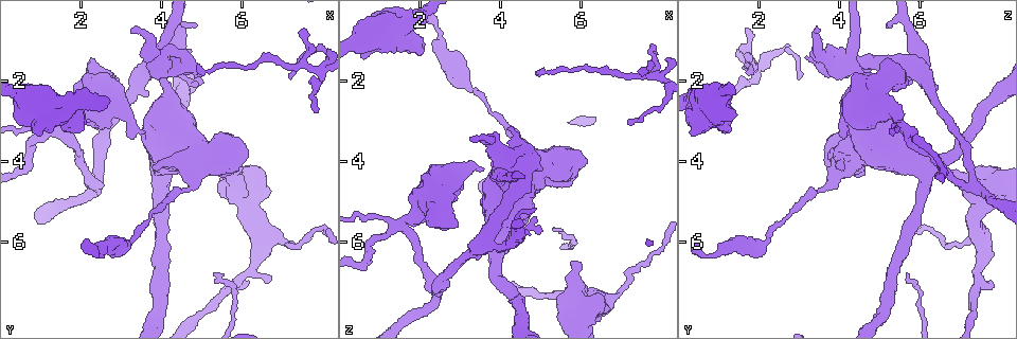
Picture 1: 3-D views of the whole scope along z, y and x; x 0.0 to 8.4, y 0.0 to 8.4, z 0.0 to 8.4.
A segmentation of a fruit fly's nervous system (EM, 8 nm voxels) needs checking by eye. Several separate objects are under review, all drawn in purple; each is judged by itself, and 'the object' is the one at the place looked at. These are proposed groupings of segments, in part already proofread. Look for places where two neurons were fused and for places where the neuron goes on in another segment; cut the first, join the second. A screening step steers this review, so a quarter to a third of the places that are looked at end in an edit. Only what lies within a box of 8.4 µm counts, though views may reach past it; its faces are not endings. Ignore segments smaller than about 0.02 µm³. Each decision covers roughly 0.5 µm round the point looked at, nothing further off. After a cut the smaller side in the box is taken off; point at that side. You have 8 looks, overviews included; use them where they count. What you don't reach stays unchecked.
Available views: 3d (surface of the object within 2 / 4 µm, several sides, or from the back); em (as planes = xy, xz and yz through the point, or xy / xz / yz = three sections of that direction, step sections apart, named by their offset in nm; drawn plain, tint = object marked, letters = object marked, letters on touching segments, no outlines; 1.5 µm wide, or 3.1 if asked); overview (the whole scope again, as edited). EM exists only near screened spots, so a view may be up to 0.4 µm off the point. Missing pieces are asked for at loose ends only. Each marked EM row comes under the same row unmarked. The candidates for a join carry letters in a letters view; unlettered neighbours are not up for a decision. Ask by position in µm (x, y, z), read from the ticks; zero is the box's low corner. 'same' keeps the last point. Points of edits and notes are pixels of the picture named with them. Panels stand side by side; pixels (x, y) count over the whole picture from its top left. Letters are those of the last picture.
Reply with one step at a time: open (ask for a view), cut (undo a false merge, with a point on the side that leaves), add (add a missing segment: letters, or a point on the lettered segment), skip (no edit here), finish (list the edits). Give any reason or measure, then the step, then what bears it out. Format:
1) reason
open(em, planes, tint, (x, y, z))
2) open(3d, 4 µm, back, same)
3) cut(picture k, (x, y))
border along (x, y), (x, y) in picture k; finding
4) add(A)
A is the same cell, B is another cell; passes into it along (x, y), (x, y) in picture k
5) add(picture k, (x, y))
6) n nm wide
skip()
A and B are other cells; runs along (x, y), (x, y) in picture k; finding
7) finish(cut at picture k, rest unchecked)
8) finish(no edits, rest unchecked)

an open end
open(em, yz, step 8, letters, (7.85, 2.85, 1.40))

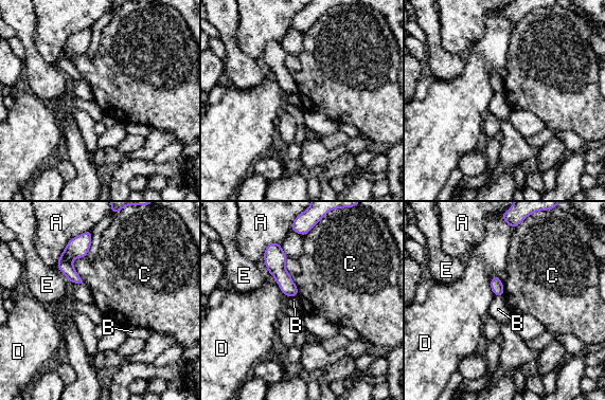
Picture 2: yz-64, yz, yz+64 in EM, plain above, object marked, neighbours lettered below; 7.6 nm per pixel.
open(em, planes, letters, same)

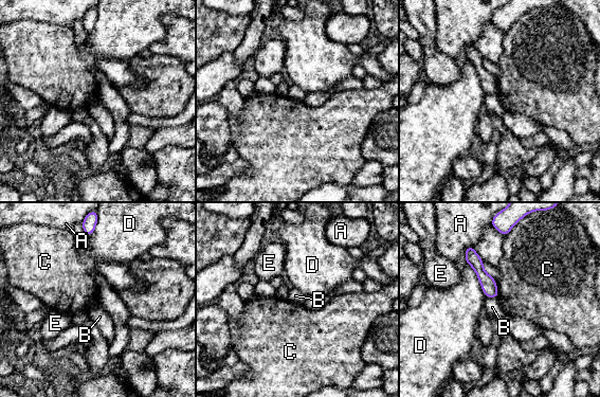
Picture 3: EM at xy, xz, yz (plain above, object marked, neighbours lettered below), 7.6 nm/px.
110 nm wide; D touches over 300 nm
skip()
A, B, C, D and E are other cells; none of them fits

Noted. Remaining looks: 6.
looks like a crossing
open(3d, 2 µm, (4.10, 1.65, 4.15))

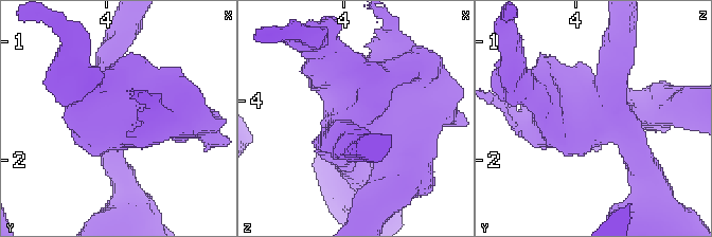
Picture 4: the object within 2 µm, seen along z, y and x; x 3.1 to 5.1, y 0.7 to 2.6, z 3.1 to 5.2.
open(em, planes, letters, (4.12, 1.64, 4.16))

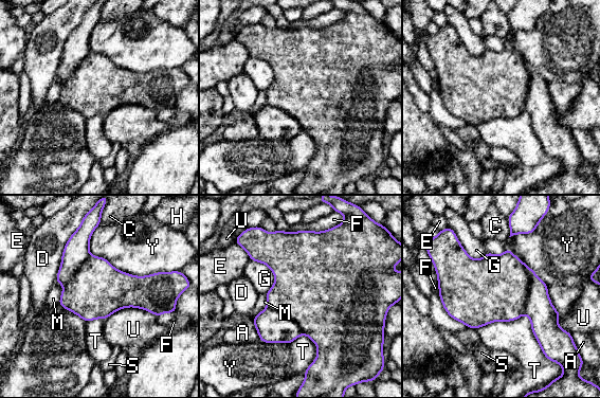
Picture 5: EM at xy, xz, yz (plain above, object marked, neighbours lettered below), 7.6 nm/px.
skip()
A, C, D, E, F, G, H, M, S, T, U and Y are other cells; border along (250, 258), (273, 274), (266, 293) in picture 5; all the same neuron

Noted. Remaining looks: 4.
long arm stops here
open(em, planes, letters, (4.85, 1.65, 1.80))

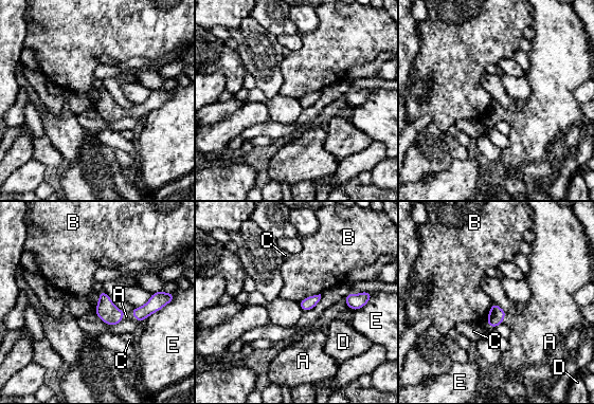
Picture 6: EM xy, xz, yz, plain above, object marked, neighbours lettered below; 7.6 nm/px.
add(picture 6, (534, 329))
A is the same cell, B, C, D and E are other cells; passes into it along (496, 316), (503, 317), (534, 329) in picture 6; it goes on there

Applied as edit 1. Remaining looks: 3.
finish(add at picture 6, rest unchecked)

